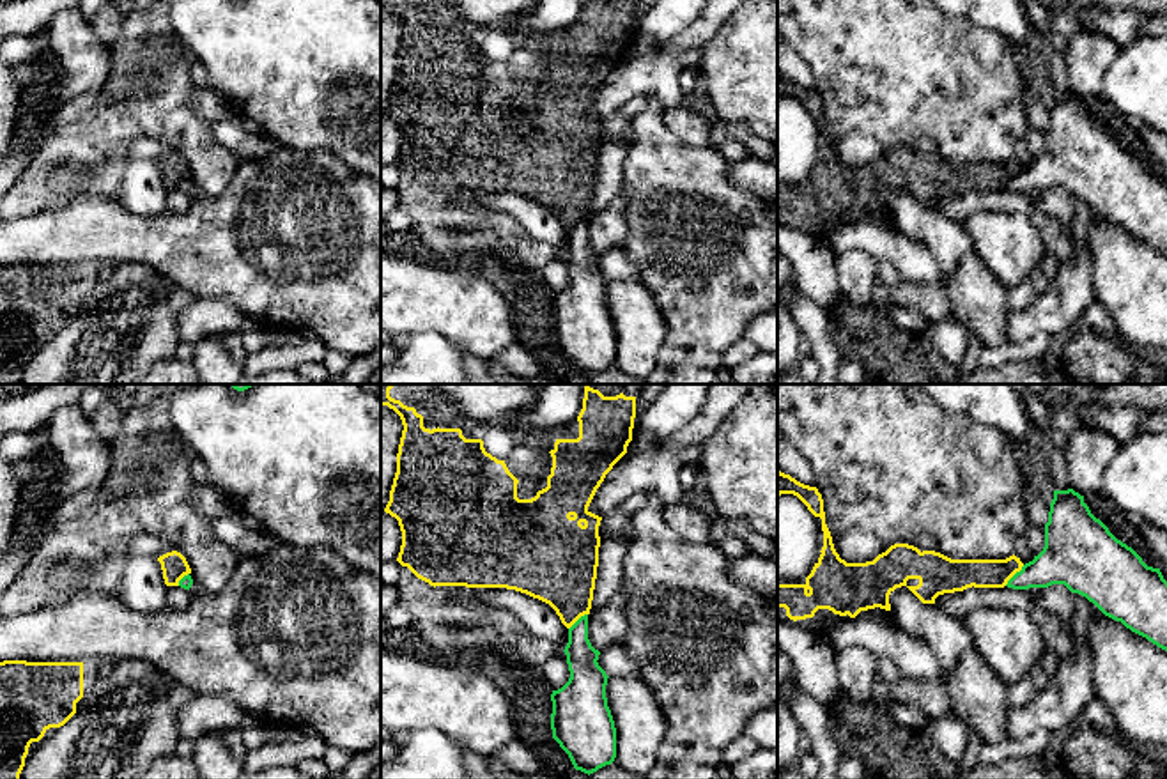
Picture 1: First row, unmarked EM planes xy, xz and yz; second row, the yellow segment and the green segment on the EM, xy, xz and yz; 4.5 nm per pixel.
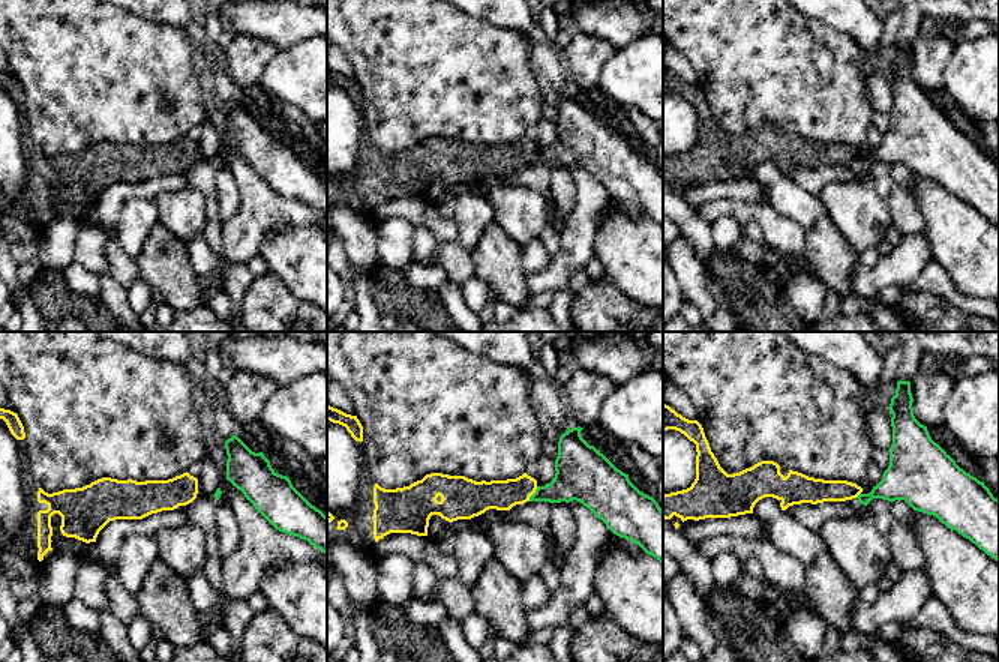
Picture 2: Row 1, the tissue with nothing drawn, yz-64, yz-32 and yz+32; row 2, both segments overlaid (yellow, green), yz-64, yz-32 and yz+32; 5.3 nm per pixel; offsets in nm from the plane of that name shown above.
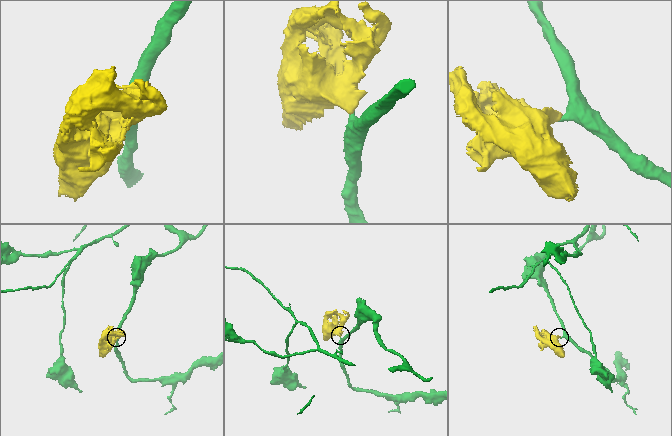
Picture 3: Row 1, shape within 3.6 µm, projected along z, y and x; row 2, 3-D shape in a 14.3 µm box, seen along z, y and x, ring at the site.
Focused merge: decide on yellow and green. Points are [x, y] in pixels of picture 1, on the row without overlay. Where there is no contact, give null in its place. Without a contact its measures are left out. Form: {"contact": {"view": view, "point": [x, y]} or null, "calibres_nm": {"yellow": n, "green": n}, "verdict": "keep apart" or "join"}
{"contact": {"view": "yz", "point": [1013, 177]}, "calibres_nm": {"yellow": 140, "green": 220}, "verdict": "keep apart"}

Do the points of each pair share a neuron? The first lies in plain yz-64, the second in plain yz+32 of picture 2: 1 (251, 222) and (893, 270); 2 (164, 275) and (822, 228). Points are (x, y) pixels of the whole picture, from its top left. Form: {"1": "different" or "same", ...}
{"1": "same", "2": "same"}

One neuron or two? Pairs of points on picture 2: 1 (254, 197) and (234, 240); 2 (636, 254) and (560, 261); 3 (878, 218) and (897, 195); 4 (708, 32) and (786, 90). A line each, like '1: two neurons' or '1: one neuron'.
1: one neuron
2: two neurons
3: two neurons
4: one neuron

